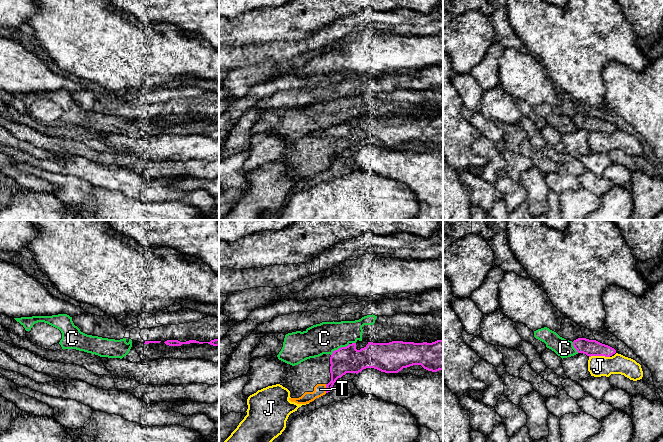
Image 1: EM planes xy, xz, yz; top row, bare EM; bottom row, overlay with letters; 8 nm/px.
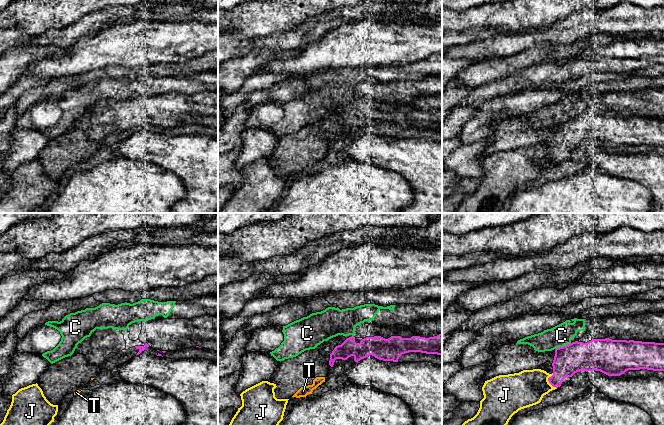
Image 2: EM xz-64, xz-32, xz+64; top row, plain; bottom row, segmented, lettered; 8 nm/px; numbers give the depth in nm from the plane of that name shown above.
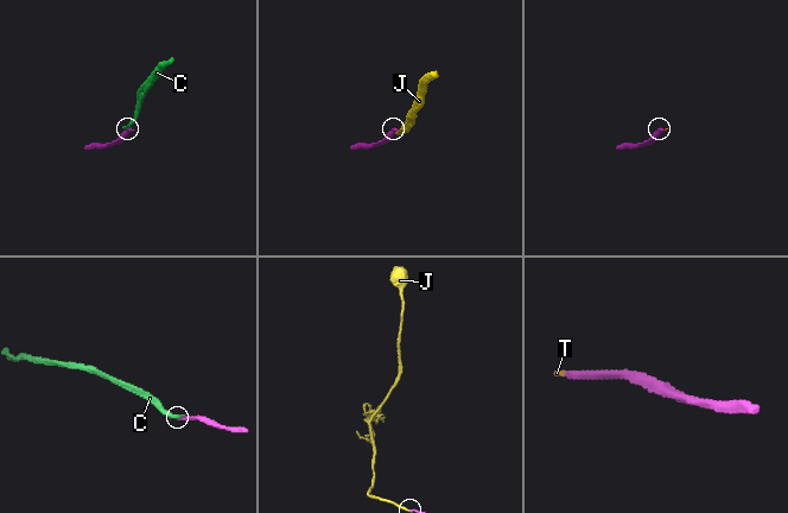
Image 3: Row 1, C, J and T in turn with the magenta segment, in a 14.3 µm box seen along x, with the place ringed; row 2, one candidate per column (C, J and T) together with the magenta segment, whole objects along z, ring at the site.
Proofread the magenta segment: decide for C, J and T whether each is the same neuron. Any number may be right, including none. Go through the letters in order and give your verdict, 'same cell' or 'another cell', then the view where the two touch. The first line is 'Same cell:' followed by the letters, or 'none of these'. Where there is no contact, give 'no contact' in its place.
Same cell: T
C: another cell; meets magenta in xz
J: another cell; meets magenta in yz
T: same cell; meets magenta in xz

